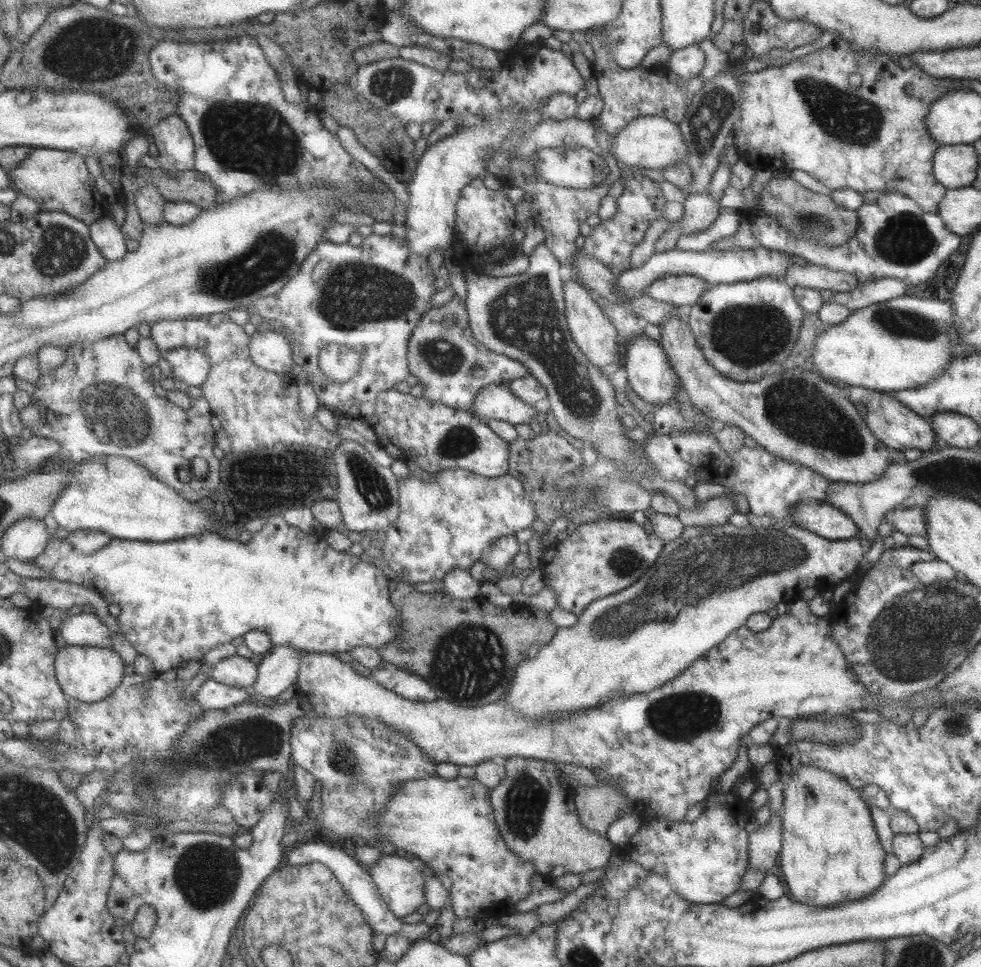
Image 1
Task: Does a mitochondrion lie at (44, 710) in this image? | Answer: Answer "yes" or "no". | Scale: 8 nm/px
no

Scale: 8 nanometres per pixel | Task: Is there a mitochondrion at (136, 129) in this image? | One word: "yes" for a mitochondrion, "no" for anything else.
no

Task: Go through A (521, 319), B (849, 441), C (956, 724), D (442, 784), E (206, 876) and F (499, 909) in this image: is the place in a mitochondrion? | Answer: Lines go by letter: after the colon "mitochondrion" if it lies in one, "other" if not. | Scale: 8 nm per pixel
A: mitochondrion
B: mitochondrion
C: mitochondrion
D: other
E: mitochondrion
F: other

